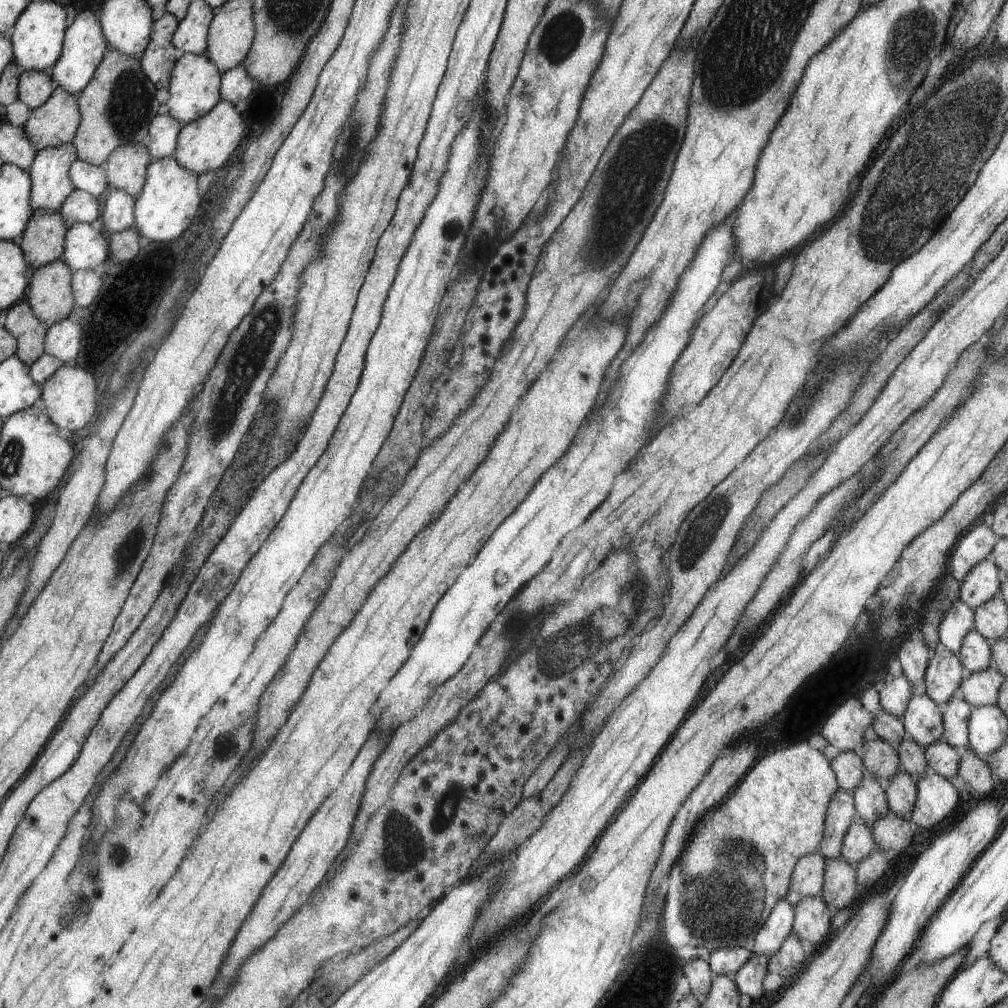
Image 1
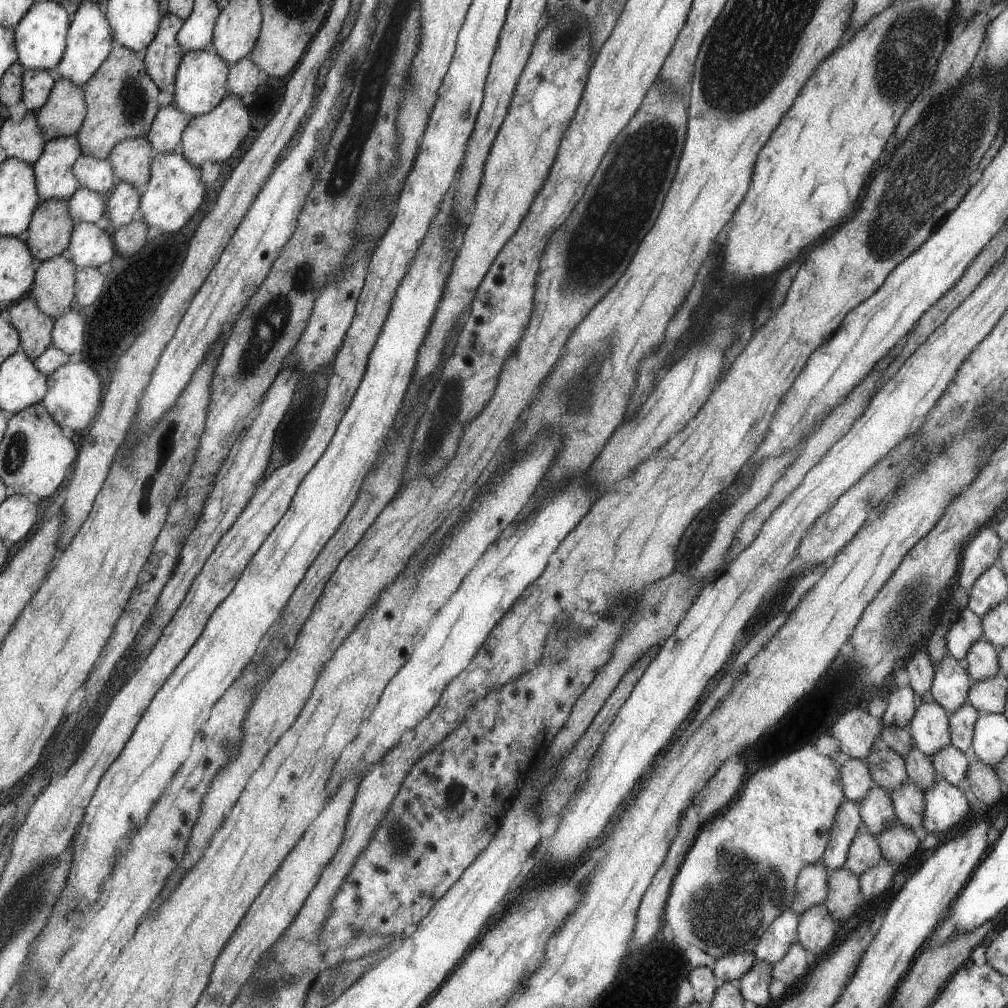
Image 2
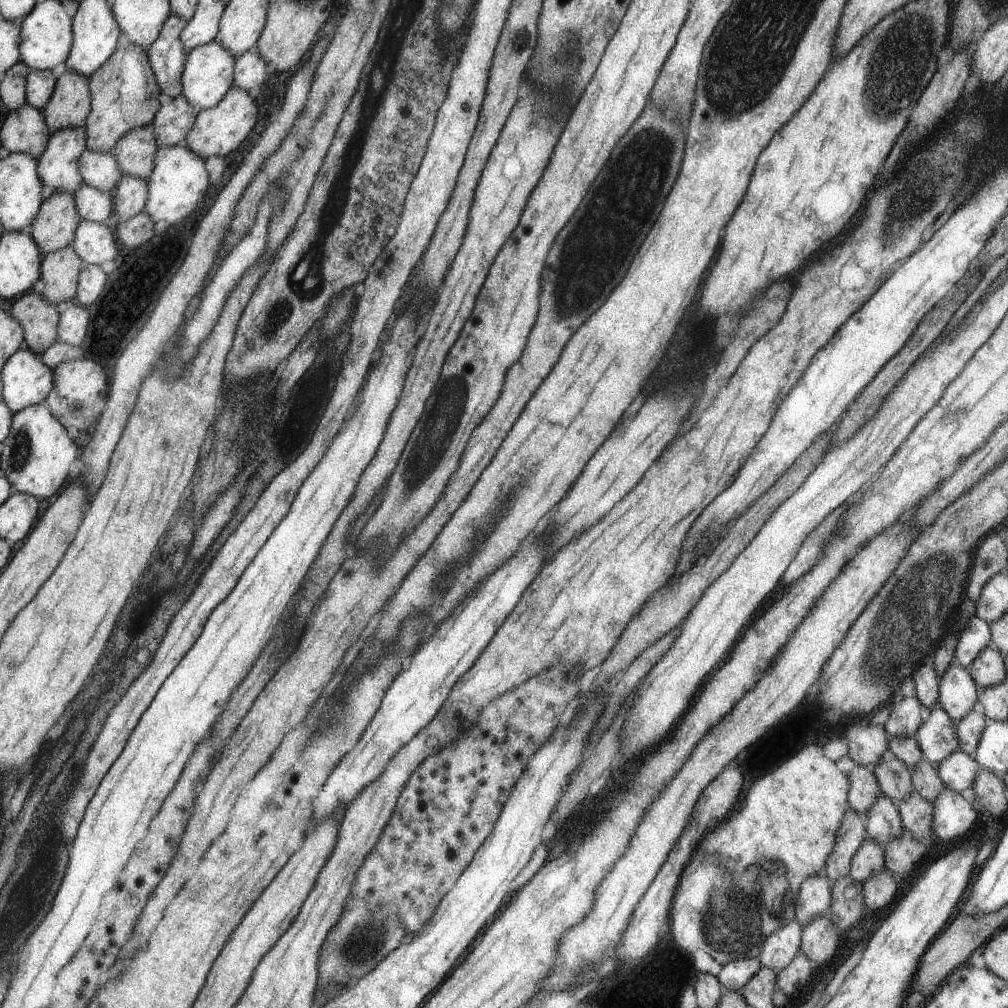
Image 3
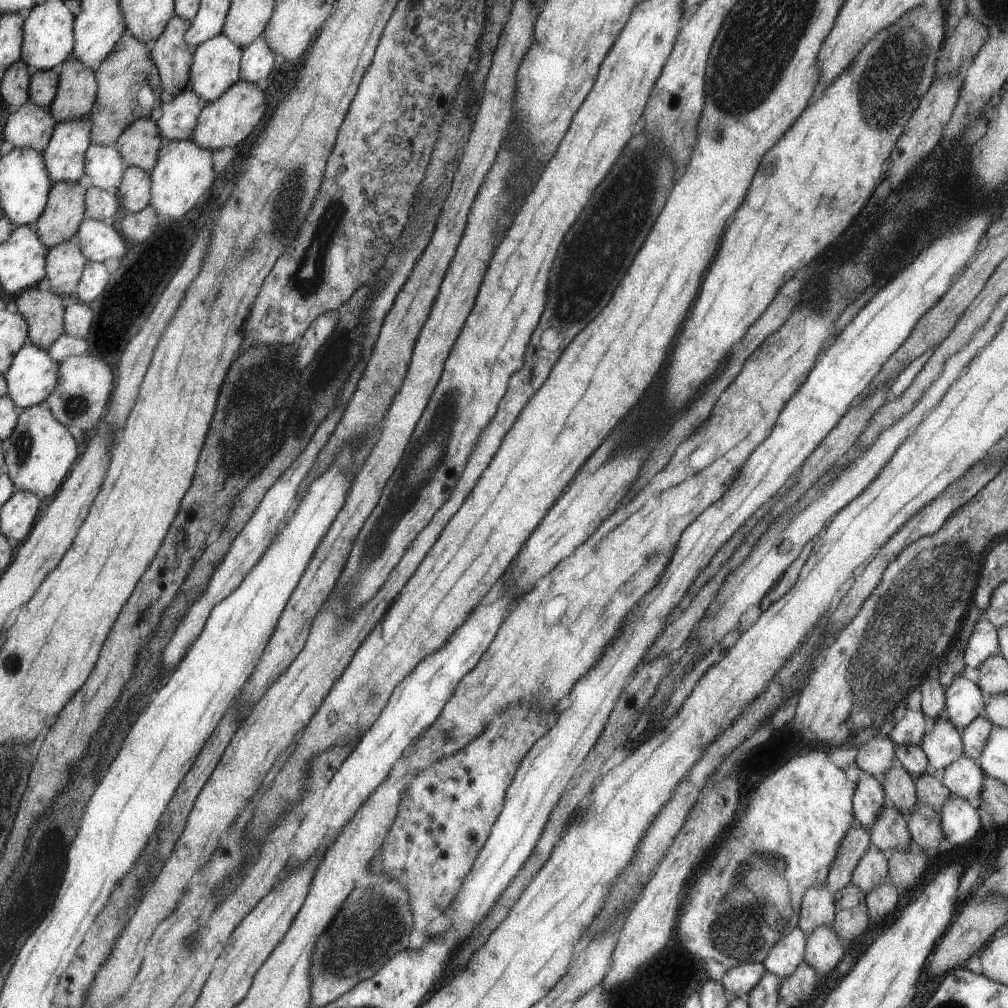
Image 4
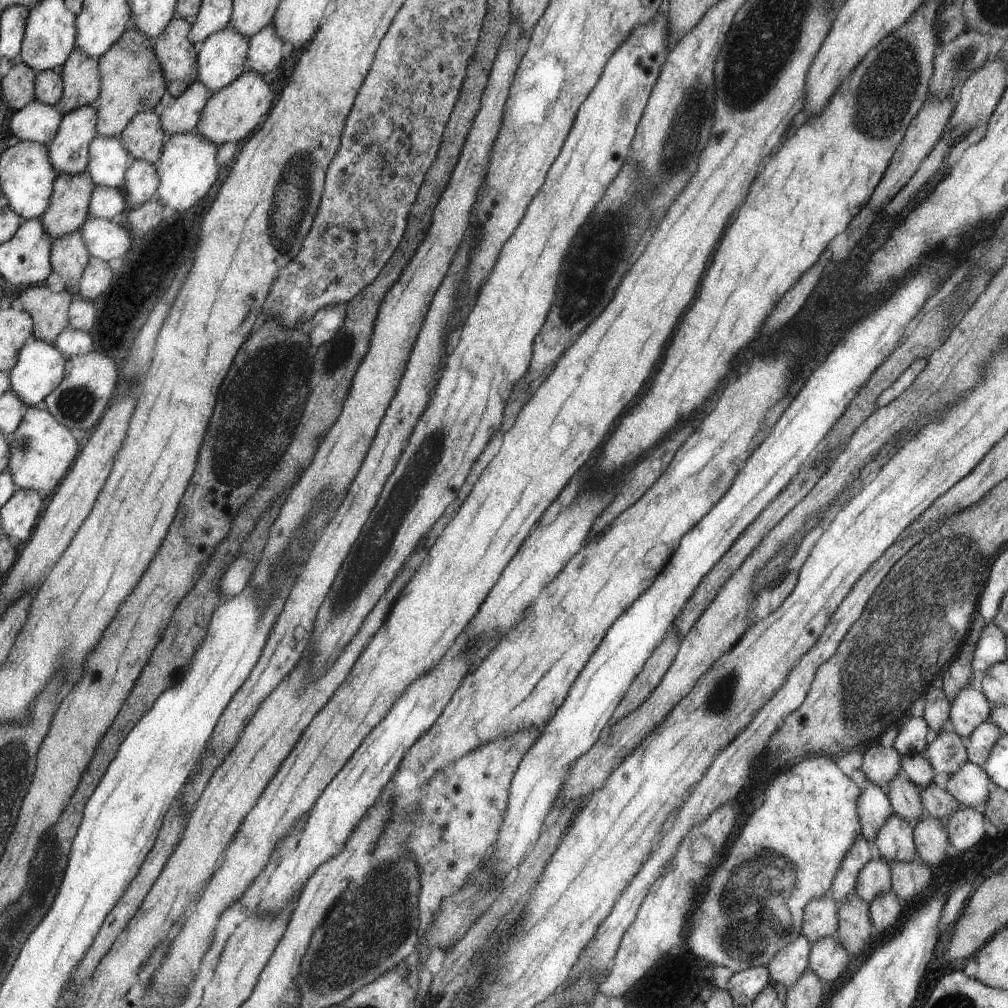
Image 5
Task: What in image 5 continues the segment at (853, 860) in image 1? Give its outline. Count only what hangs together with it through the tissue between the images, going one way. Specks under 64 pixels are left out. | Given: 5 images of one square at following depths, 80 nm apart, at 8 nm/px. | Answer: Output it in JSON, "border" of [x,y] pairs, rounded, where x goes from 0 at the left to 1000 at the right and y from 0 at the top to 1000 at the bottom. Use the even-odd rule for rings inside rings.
{"border":[[[861,853],[859,859],[851,865],[848,887],[861,898],[867,891],[884,885],[884,882],[883,856],[879,853]]]}

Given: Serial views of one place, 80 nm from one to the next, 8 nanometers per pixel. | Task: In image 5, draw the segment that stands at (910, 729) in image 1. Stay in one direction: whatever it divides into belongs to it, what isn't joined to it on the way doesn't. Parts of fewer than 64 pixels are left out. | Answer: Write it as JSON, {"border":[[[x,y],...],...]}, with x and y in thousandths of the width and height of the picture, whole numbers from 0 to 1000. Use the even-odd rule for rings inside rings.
{"border":[[[935,722],[929,733],[921,737],[918,751],[925,760],[928,770],[944,770],[959,756],[958,736],[944,722]]]}

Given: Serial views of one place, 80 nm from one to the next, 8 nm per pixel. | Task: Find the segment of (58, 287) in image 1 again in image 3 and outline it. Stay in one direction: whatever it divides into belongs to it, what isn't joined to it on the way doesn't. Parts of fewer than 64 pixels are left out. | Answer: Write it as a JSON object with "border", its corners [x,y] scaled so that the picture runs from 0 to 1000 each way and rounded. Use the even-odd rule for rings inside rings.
{"border":[[[71,244],[61,246],[60,249],[50,251],[42,258],[42,278],[44,278],[44,288],[42,292],[50,302],[56,304],[60,302],[67,303],[69,296],[76,294],[75,282],[79,282],[79,272],[83,265],[80,255]]]}

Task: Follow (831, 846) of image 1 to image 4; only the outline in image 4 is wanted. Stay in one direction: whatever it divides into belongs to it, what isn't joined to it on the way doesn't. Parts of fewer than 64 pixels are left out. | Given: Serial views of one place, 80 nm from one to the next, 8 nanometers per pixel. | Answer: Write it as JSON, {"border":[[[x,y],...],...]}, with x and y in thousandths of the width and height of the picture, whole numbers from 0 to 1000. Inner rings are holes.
{"border":[[[851,815],[839,826],[820,869],[818,880],[825,889],[843,877],[849,858],[862,843],[863,834],[862,823]]]}

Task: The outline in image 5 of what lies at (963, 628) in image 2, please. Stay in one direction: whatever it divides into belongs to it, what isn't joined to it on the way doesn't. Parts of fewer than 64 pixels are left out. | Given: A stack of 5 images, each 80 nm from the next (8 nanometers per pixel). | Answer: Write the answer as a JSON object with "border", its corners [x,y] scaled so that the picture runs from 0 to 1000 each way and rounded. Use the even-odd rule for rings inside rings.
{"border":[[[978,617],[964,651],[964,663],[966,667],[970,667],[970,675],[980,667],[984,659],[997,656],[998,630],[986,617]]]}

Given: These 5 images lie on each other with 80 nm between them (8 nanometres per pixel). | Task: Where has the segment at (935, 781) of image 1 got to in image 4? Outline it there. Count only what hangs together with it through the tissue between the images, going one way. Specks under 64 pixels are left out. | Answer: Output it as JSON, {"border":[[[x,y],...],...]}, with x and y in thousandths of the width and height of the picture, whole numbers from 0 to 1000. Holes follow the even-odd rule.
{"border":[[[943,789],[933,804],[933,821],[937,825],[938,839],[952,839],[974,823],[973,810],[966,797]]]}

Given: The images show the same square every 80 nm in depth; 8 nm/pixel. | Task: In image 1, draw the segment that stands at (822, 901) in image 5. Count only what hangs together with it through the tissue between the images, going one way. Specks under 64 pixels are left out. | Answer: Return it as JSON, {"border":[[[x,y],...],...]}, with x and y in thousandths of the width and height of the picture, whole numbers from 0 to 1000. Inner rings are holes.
{"border":[[[812,846],[796,850],[787,865],[786,876],[779,889],[787,900],[798,890],[813,890],[816,882],[819,852]]]}

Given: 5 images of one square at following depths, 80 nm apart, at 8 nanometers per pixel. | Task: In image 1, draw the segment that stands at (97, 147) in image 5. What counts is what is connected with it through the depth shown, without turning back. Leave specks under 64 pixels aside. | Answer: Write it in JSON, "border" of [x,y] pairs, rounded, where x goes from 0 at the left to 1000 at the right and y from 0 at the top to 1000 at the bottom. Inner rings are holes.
{"border":[[[77,157],[70,163],[68,174],[74,188],[88,190],[97,198],[109,188],[103,164],[92,164]]]}

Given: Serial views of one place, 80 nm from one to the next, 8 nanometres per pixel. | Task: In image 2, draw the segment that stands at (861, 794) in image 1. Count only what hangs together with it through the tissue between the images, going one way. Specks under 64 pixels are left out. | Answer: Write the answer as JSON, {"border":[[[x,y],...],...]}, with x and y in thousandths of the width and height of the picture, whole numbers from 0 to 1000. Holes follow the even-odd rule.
{"border":[[[867,776],[865,782],[862,782],[859,790],[851,798],[857,819],[868,830],[883,821],[890,812],[883,786]]]}

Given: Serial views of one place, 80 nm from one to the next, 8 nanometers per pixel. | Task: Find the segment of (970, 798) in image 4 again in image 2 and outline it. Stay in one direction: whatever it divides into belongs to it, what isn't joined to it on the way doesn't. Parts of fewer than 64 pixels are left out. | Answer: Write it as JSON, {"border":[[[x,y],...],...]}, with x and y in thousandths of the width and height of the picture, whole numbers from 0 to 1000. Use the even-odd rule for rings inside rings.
{"border":[[[946,739],[936,742],[924,752],[926,761],[933,774],[940,775],[944,780],[952,780],[958,772],[963,756],[958,749]]]}

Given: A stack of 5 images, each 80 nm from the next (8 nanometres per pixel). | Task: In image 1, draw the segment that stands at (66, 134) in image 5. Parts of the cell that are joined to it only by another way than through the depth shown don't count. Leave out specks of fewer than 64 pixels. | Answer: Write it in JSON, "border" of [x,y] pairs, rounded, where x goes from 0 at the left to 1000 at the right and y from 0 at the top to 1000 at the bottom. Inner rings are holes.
{"border":[[[72,141],[42,148],[27,169],[32,176],[32,203],[34,207],[58,209],[73,190],[68,174],[70,163],[77,158]]]}

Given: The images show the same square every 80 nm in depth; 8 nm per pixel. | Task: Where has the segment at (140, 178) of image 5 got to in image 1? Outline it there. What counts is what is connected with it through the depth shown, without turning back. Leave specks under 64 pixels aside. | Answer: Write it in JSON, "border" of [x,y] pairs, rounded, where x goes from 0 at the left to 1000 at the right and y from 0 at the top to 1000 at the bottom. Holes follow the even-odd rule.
{"border":[[[107,188],[100,197],[100,213],[107,232],[116,231],[133,224],[134,200],[124,188]]]}

